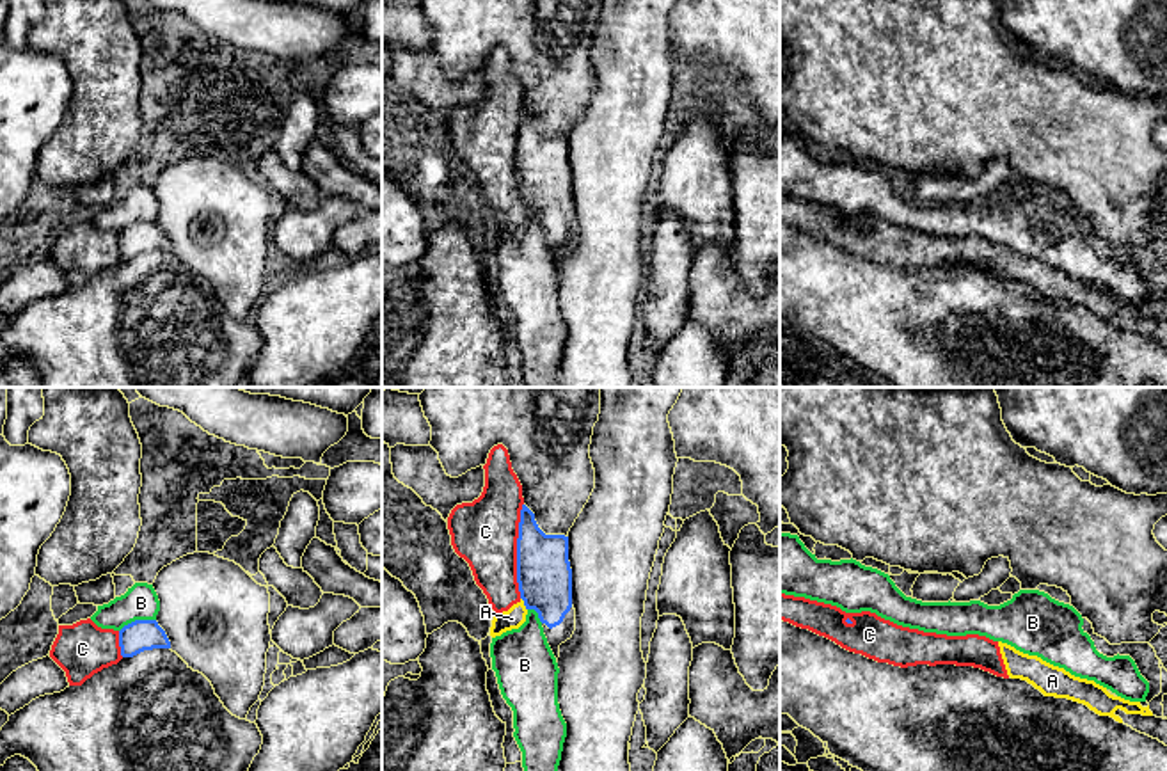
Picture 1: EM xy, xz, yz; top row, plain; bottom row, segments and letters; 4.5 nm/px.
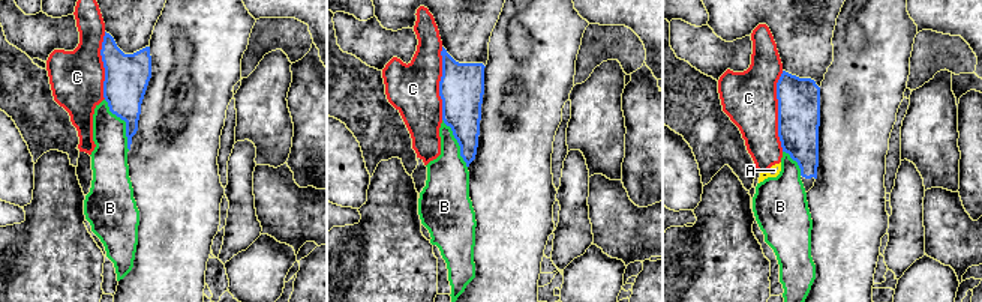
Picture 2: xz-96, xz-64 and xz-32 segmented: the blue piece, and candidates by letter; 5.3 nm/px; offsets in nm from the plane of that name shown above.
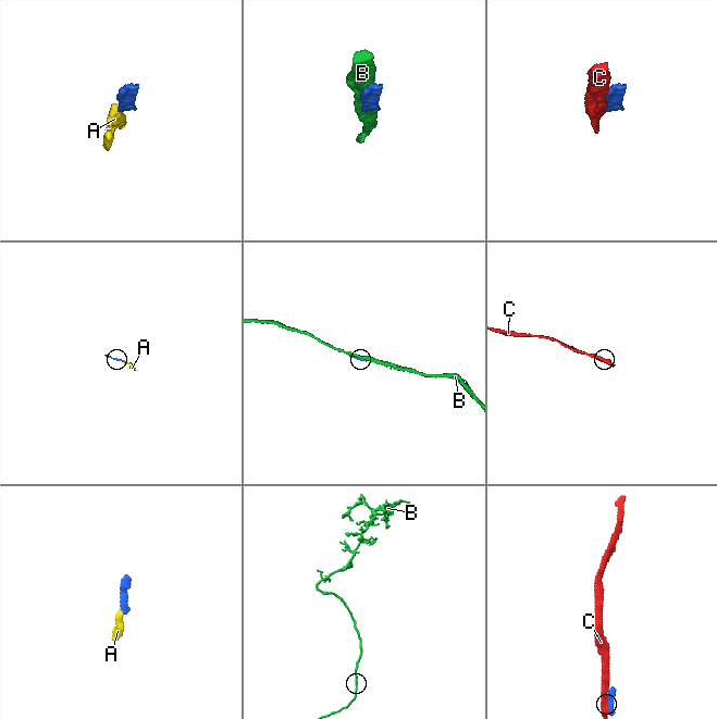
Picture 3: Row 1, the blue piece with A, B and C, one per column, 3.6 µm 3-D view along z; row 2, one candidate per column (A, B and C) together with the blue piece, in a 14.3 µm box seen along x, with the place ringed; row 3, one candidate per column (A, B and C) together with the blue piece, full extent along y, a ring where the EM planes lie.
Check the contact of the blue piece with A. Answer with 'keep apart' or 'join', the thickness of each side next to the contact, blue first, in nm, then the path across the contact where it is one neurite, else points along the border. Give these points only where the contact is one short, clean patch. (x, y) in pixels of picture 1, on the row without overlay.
keep apart; calibres 240 and 90 nm; border xz (521, 199), (526, 212)

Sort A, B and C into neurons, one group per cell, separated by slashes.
A C / B

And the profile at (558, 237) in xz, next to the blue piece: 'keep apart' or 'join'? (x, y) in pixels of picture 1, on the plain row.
join

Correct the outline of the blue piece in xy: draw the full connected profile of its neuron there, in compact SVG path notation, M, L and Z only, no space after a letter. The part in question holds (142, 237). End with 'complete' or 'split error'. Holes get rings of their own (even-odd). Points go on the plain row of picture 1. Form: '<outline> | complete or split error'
M135 222L119 233L123 259L133 259L144 252L171 250L165 233L156 222Z | complete

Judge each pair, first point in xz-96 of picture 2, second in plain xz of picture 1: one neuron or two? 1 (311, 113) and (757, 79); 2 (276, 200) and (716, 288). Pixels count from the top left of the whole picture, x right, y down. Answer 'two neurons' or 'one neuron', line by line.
1: two neurons
2: one neuron

